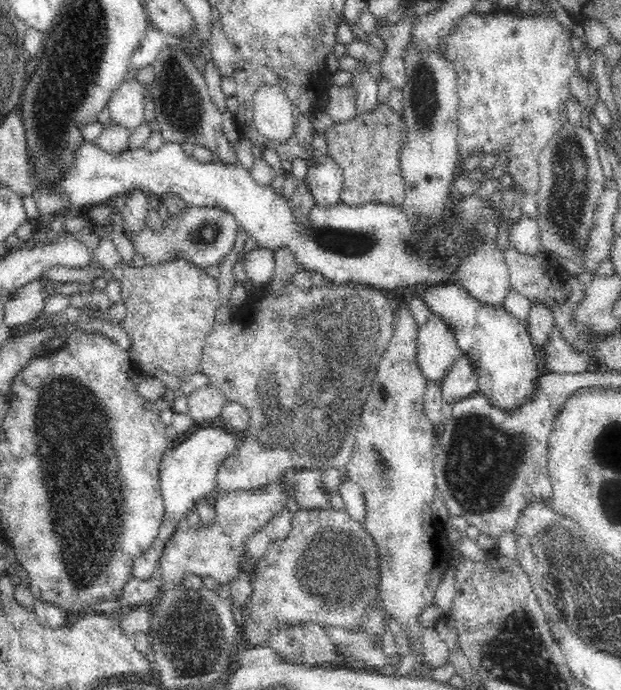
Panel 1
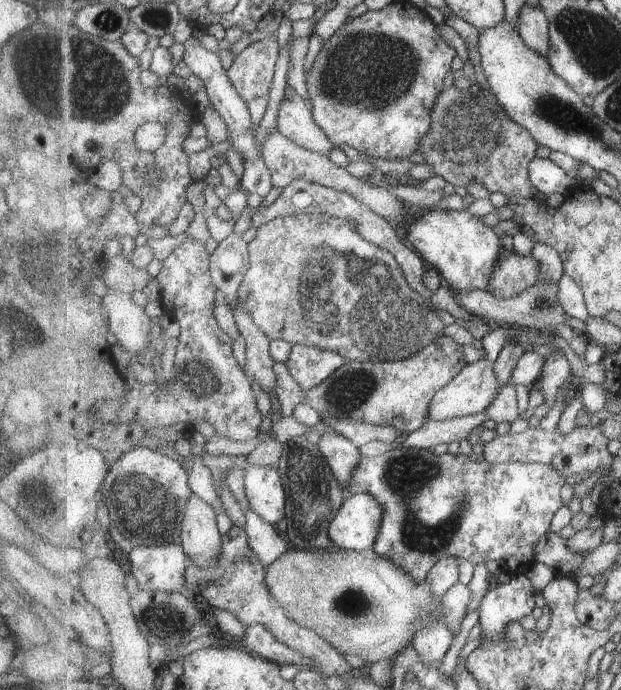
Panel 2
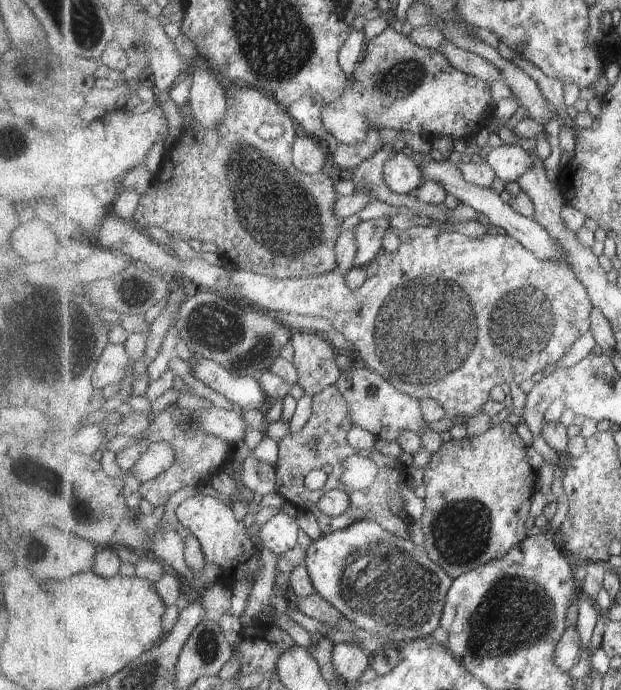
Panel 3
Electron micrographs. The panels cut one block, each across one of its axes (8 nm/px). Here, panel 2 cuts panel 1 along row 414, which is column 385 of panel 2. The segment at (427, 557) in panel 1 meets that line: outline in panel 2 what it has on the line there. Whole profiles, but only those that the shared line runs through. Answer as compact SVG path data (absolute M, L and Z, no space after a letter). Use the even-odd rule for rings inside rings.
M442 337L435 339L433 343L429 344L425 348L422 348L421 351L418 352L417 355L410 356L405 360L397 360L397 361L347 361L338 371L335 371L333 375L330 376L329 379L325 380L319 384L318 387L312 388L307 391L307 402L315 407L325 418L326 416L336 416L337 419L359 419L372 425L381 425L384 427L393 427L398 431L412 433L413 431L418 431L427 421L430 420L430 404L433 400L435 394L437 394L438 390L445 388L447 384L451 382L458 374L461 372L466 366L468 362L466 361L466 356L464 353L464 345L459 345L453 338L450 337Z

